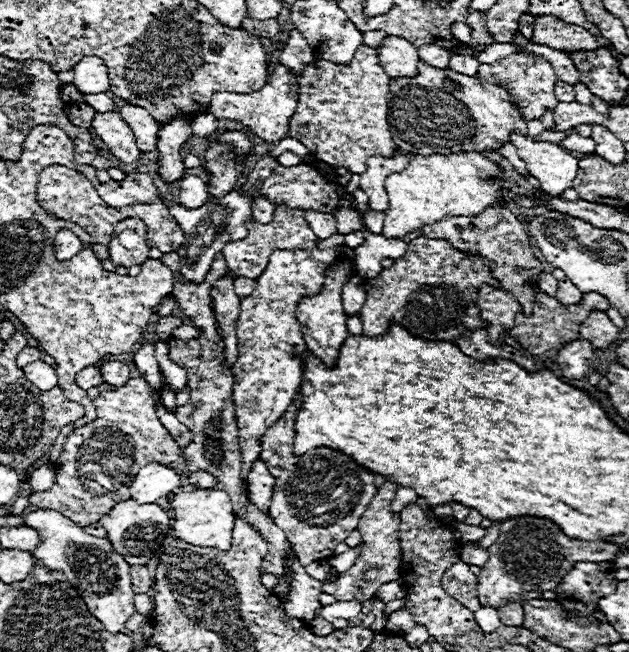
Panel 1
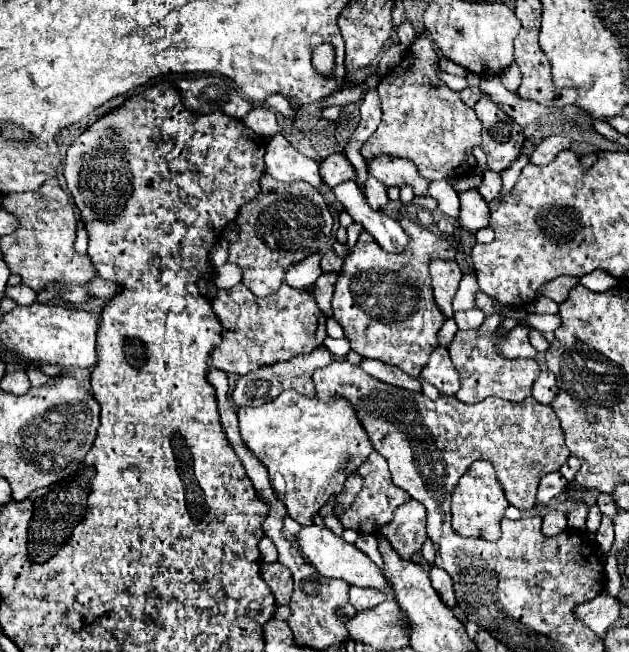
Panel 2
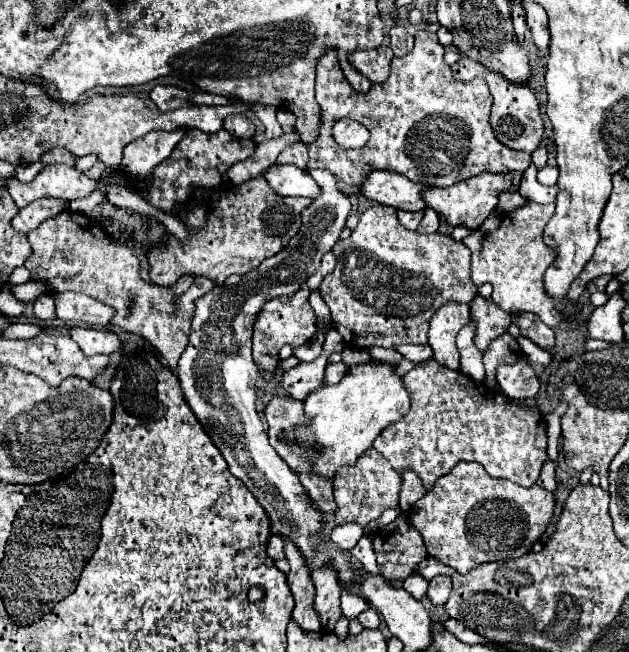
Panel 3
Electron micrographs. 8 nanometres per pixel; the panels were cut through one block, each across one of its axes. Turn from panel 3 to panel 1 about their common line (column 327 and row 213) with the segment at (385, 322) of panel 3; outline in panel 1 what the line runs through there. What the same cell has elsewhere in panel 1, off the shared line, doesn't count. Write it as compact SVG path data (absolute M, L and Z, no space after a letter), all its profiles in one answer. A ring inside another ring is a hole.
M278 206L272 224L258 224L252 222L248 226L248 236L244 242L234 242L224 246L222 254L226 258L228 268L232 270L234 276L246 276L246 278L258 278L264 268L268 266L268 258L274 250L292 250L292 248L316 248L320 240L316 238L316 234L308 228L306 220L304 220L304 210L294 210L288 206Z

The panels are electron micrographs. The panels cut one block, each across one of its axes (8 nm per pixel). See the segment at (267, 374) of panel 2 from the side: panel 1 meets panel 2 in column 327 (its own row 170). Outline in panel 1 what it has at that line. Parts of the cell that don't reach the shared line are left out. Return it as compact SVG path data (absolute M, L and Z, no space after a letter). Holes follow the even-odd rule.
M360 46L348 64L334 64L316 56L300 76L300 104L290 120L290 138L302 142L308 152L336 168L346 168L352 174L364 174L368 156L394 156L398 146L390 136L388 126L388 82L390 76L378 64L376 50L370 46Z

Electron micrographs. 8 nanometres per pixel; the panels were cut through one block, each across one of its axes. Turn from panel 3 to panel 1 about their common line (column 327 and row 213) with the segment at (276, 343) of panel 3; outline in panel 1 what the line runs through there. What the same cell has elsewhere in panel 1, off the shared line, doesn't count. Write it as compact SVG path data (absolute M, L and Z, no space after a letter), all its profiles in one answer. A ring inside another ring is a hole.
M264 197L254 199L252 204L254 204L252 206L254 220L260 222L260 224L270 224L272 222L272 216L275 213L276 204L268 201Z

